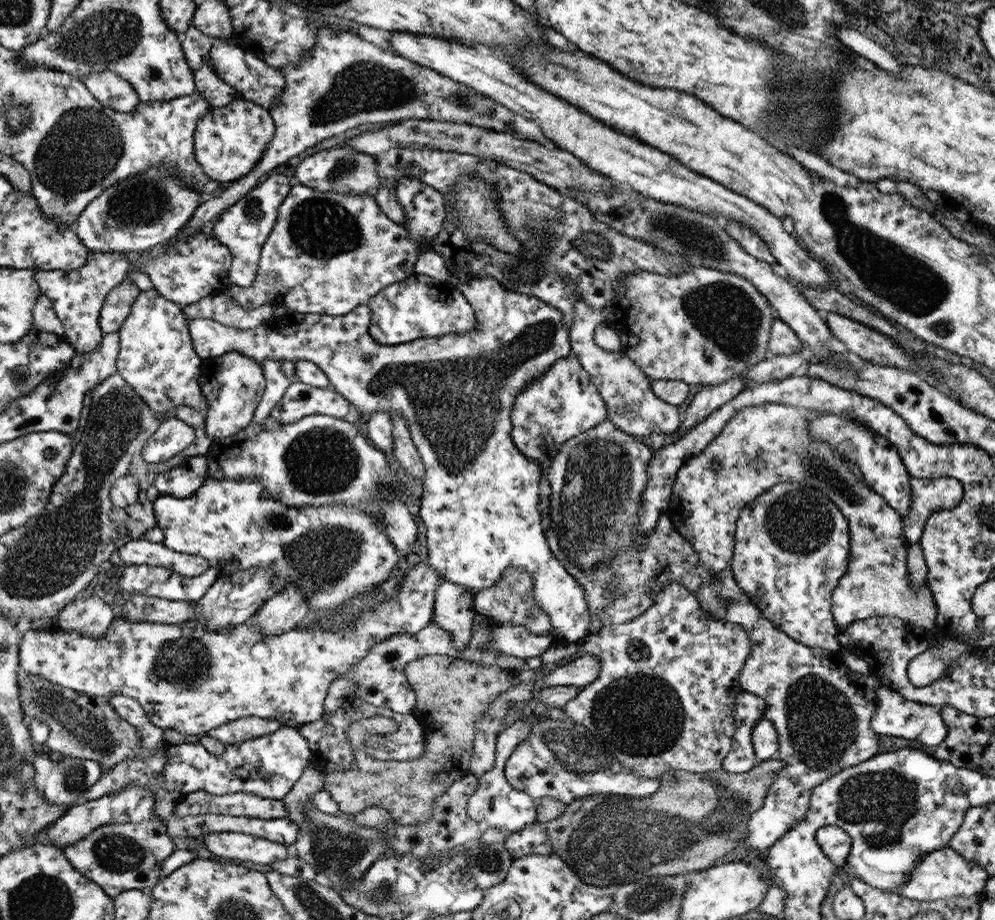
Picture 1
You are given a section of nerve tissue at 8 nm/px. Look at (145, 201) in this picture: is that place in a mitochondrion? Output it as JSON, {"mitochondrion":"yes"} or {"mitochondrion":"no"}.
{"mitochondrion":"yes"}

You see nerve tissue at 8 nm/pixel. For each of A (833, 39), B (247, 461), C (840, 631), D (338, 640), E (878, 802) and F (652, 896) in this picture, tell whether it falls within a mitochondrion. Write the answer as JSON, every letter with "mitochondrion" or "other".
{"A":"other","B":"other","C":"other","D":"other","E":"mitochondrion","F":"mitochondrion"}

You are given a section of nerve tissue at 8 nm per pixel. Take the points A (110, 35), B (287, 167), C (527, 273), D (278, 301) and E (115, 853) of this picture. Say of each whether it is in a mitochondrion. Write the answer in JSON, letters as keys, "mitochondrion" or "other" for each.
{"A":"mitochondrion","B":"other","C":"mitochondrion","D":"other","E":"mitochondrion"}

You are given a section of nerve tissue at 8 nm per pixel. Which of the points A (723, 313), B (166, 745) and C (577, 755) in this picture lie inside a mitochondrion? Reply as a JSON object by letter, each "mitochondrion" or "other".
{"A":"mitochondrion","B":"other","C":"mitochondrion"}

